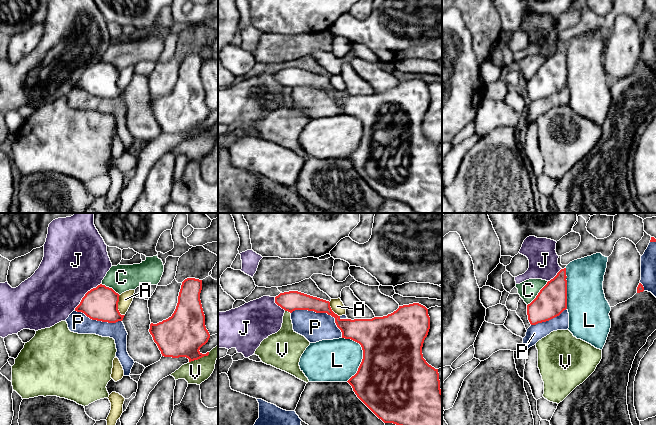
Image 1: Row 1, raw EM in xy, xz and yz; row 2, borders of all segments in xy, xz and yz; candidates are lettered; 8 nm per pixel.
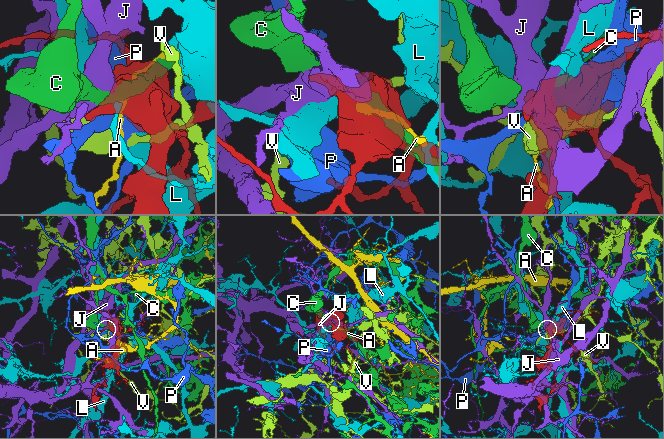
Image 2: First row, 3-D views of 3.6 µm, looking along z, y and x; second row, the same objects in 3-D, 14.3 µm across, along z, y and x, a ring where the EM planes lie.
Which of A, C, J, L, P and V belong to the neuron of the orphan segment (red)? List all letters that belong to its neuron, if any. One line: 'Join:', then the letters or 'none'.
Join: none

